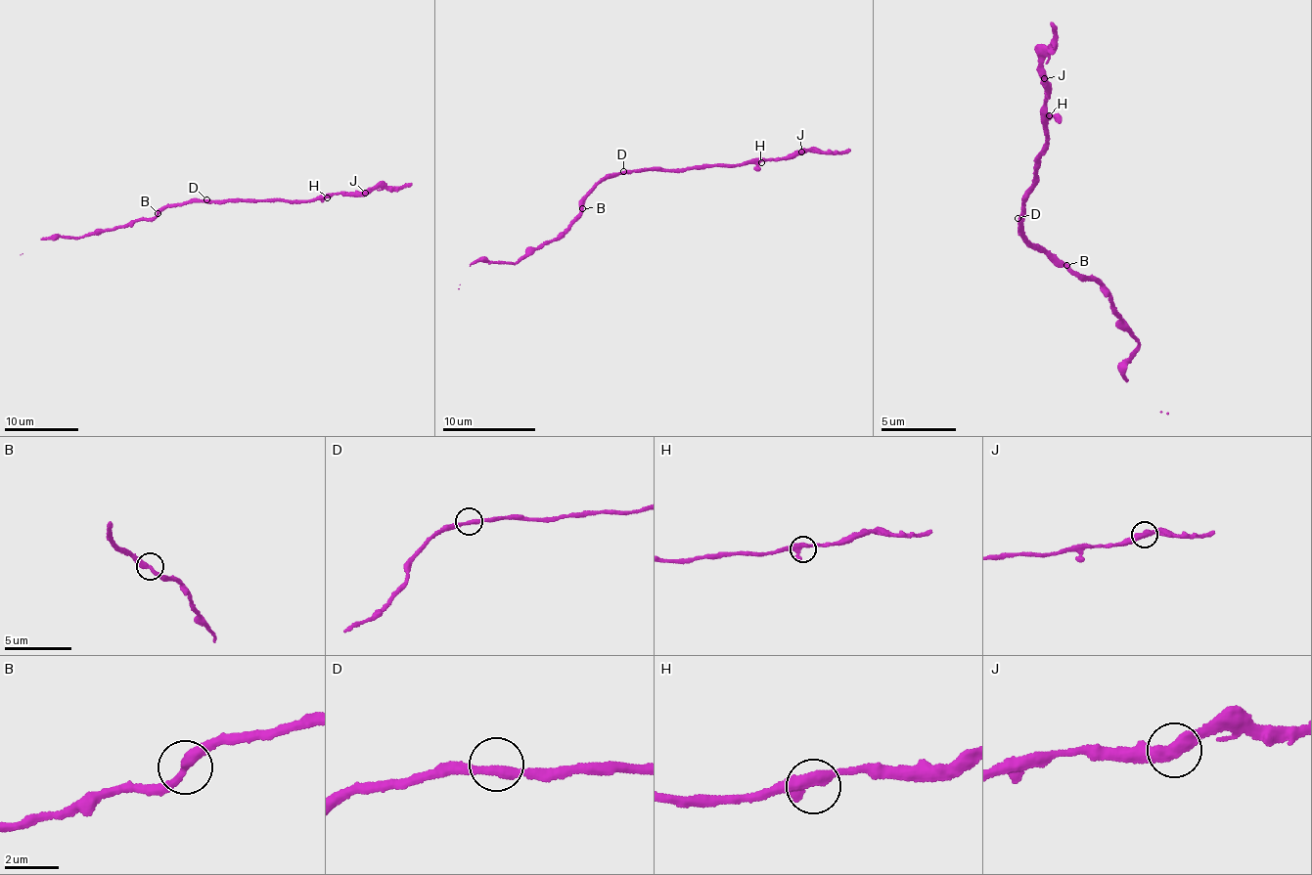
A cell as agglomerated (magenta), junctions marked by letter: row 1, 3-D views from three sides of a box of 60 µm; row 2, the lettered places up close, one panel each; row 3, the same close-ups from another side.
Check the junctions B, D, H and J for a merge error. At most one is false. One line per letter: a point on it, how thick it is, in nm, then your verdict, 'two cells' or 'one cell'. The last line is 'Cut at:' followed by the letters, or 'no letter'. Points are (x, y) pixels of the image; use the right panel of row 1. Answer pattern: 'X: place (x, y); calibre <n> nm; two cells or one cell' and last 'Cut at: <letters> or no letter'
B: place (1066, 265); calibre 320 nm; one cell
D: place (1017, 218); calibre 280 nm; one cell
H: place (1049, 115); calibre 440 nm; one cell
J: place (1044, 78); calibre 440 nm; one cell
Cut at: no letter

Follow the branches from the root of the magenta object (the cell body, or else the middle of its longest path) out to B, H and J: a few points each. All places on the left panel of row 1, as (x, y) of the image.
B: (205, 201), (167, 206), (158, 213)
H: (205, 201), (222, 202), (232, 198), (306, 203), (317, 197), (327, 197)
J: (205, 201), (222, 202), (232, 198), (306, 203), (333, 194), (365, 194)

